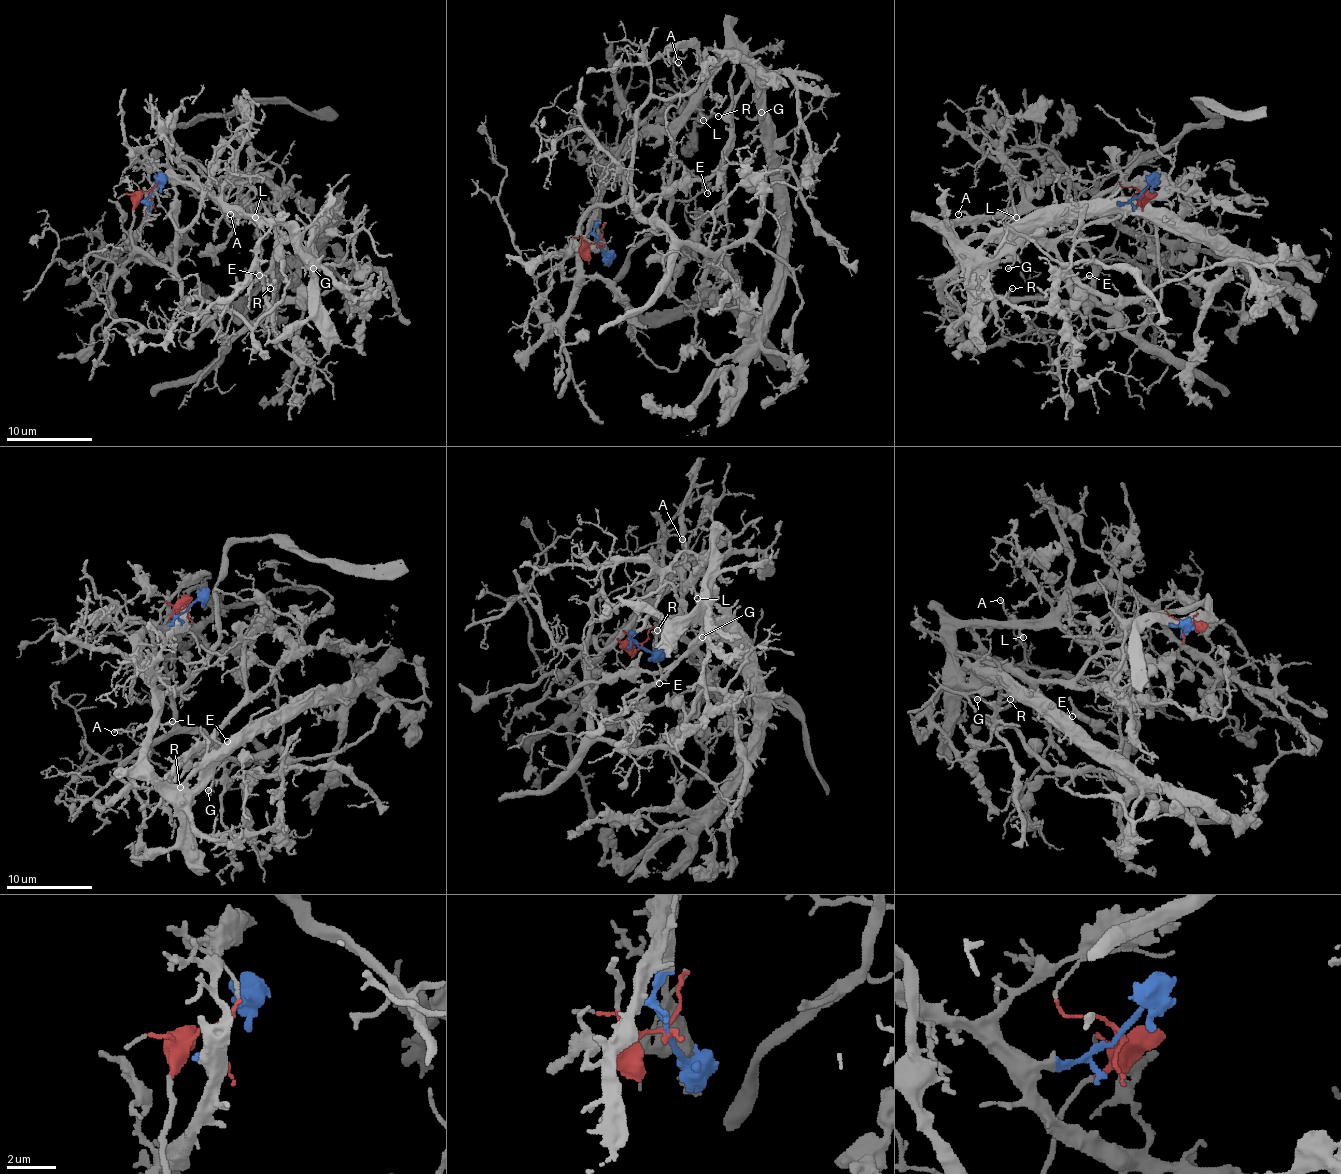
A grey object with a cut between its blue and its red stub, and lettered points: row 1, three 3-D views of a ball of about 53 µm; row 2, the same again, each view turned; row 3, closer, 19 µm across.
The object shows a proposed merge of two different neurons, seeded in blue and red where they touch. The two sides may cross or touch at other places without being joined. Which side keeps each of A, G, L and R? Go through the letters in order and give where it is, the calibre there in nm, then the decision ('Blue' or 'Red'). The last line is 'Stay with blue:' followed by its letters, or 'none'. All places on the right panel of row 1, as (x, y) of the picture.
A: Place: (958, 214). Thickness 150 nm. Blue
G: Place: (1008, 268). Thickness 200 nm. Blue
L: Place: (1016, 217). Thickness 260 nm. Blue
R: Place: (1012, 288). Thickness 120 nm. Blue
Stay with blue: A, G, L, R

